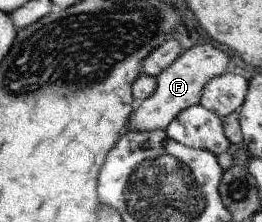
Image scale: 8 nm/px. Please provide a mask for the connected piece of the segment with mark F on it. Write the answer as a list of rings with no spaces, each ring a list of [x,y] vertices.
[[[197,44],[197,46],[185,49],[185,52],[179,55],[171,66],[156,76],[155,92],[149,98],[136,103],[128,130],[139,130],[139,132],[166,130],[173,118],[182,110],[200,103],[203,87],[209,80],[227,73],[232,67],[229,56],[211,44]]]

